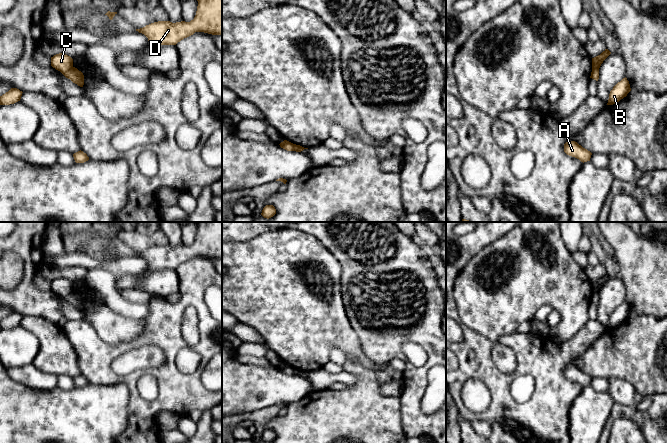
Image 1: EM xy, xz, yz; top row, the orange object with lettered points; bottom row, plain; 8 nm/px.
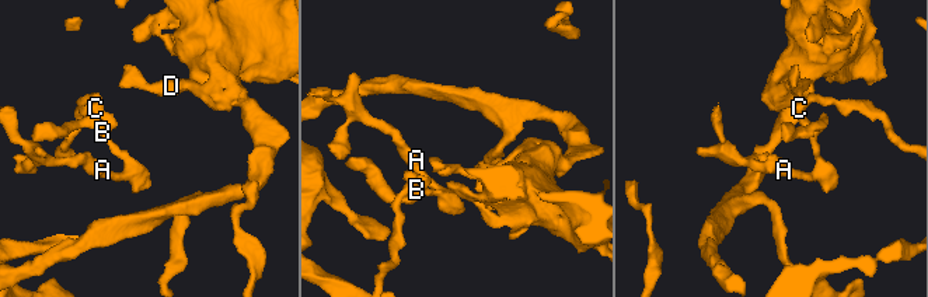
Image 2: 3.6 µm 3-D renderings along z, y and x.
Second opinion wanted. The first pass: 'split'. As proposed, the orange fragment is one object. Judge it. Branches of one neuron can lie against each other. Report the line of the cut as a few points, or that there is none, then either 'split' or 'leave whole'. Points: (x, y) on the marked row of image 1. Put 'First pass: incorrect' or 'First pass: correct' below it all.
xy (72, 66), (63, 74) | split
First pass: correct

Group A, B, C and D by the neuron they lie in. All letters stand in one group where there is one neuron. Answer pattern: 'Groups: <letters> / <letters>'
Groups: A B / C D

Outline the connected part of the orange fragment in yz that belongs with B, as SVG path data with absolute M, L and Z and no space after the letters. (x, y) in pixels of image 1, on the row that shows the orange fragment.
M625 77L620 82L618 82L610 91L607 105L613 105L619 102L621 99L626 97L630 91L631 88L629 81Z

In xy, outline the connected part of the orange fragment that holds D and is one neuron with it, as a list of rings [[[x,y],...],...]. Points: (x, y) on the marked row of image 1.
[[[222,0],[197,1],[196,15],[190,22],[158,21],[136,31],[144,34],[151,46],[176,45],[195,32],[222,36]]]

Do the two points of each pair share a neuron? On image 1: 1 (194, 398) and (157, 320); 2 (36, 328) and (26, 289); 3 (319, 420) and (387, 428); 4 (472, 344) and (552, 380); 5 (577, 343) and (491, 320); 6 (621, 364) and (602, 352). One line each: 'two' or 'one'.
1: one
2: two
3: one
4: one
5: two
6: one

